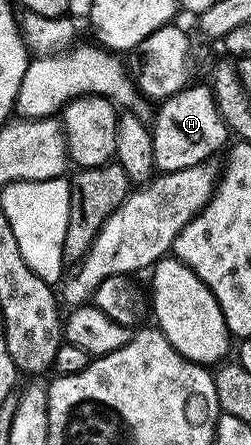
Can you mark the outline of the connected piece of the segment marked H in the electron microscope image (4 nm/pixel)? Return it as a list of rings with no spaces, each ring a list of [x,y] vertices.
[[[207,83],[194,84],[163,101],[159,105],[160,117],[157,118],[156,125],[153,123],[150,128],[157,157],[161,161],[169,160],[169,165],[172,166],[189,166],[211,161],[215,152],[225,151],[230,140],[228,124],[218,110],[218,102],[211,87]]]

